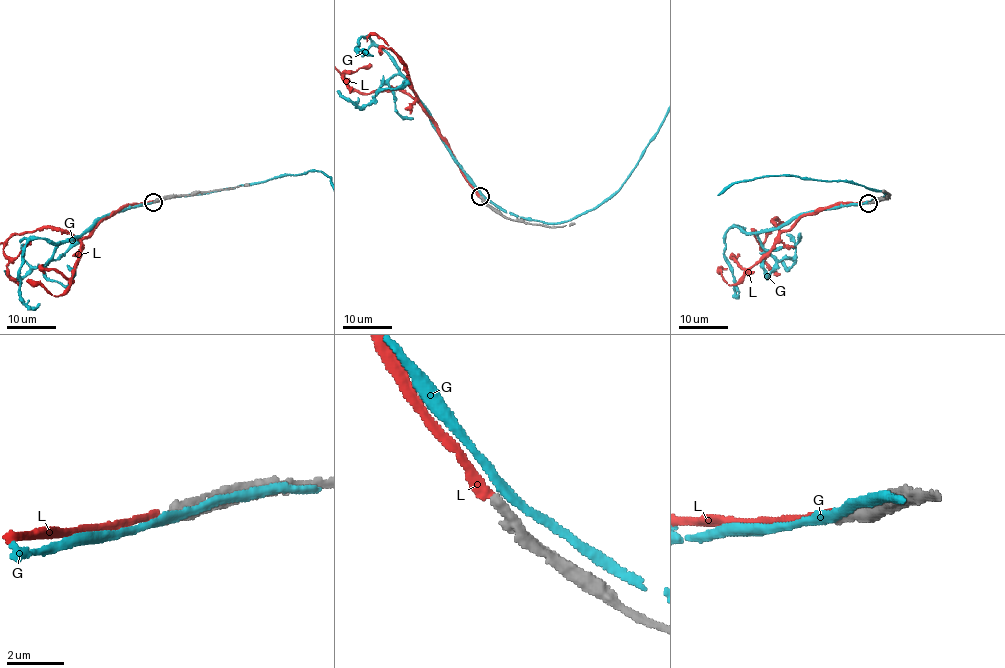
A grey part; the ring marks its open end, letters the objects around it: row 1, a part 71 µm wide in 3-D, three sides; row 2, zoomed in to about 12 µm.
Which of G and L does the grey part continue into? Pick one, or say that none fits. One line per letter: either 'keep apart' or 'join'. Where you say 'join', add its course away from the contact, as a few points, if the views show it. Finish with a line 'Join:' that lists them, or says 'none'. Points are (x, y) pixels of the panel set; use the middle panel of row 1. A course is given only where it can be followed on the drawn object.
G: keep apart
L: keep apart
Join: none

